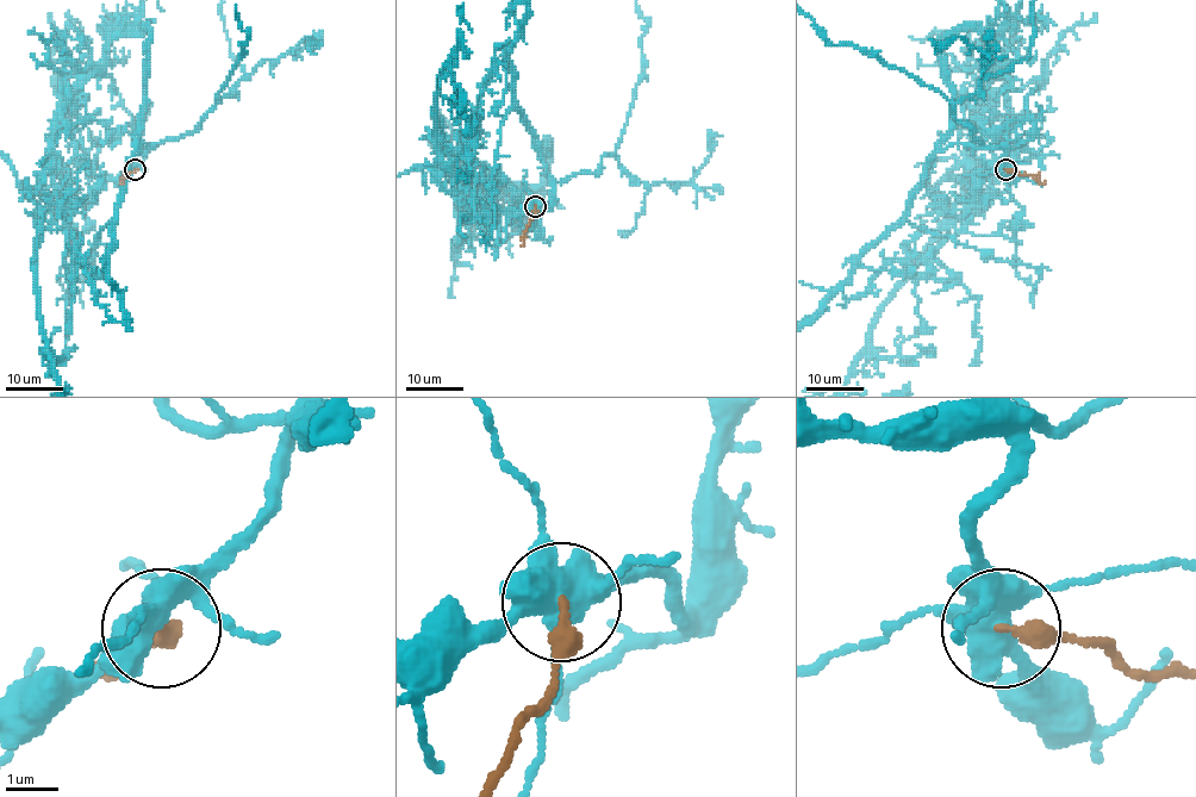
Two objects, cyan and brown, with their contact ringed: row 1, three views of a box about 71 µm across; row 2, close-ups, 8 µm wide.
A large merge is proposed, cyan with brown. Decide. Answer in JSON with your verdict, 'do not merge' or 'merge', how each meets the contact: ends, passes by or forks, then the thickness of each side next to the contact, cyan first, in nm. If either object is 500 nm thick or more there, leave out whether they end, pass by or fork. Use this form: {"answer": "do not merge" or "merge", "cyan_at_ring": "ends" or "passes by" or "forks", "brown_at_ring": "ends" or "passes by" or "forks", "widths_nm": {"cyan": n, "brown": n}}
{"answer": "do not merge", "widths_nm": {"cyan": 500, "brown": 320}}

